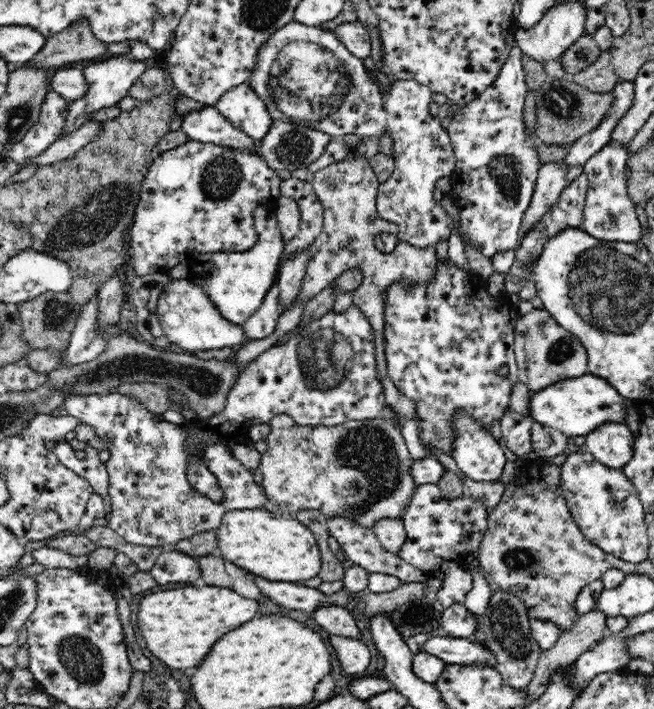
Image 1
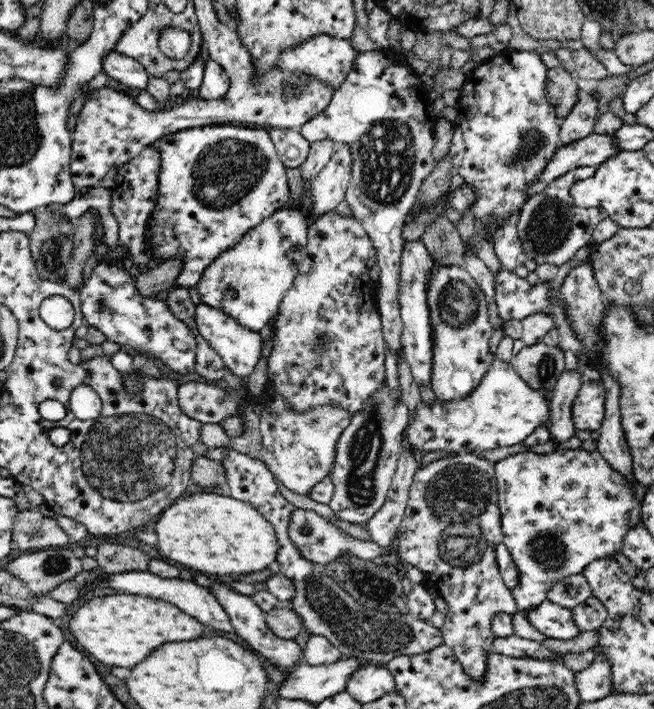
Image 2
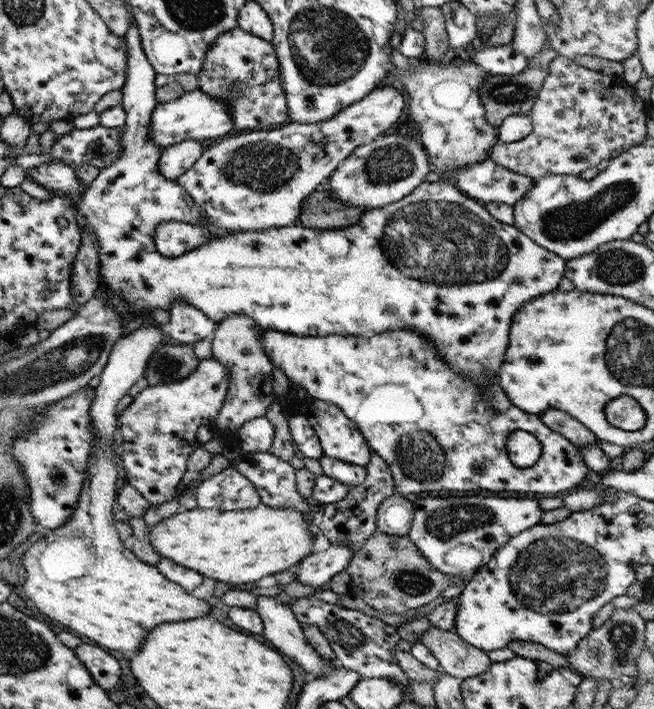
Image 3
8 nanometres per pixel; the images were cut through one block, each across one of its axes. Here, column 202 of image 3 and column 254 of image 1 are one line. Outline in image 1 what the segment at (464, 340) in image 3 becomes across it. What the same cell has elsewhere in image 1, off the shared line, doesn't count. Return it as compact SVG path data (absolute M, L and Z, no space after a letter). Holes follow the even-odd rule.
M274 201L260 205L253 212L257 238L256 244L247 251L197 254L187 259L187 278L200 286L222 316L236 325L243 325L264 302L276 283L281 256L286 240L282 236Z

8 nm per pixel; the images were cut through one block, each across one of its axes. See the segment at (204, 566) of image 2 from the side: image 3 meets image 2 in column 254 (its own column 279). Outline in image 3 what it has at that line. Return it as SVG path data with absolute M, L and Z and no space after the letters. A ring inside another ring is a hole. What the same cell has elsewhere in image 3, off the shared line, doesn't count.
M262 503L253 509L229 512L196 507L193 510L180 510L171 518L165 518L163 522L149 526L147 538L159 557L175 565L199 572L219 582L242 585L291 568L309 555L315 541L315 535L311 533L311 515L293 509L275 509Z

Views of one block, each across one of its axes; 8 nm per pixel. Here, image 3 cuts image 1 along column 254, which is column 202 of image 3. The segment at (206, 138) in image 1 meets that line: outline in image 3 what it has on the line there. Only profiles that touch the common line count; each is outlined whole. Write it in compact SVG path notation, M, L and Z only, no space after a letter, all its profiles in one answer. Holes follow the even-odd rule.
M182 140L177 145L161 151L156 162L157 170L163 178L171 180L183 174L202 154L207 140Z

